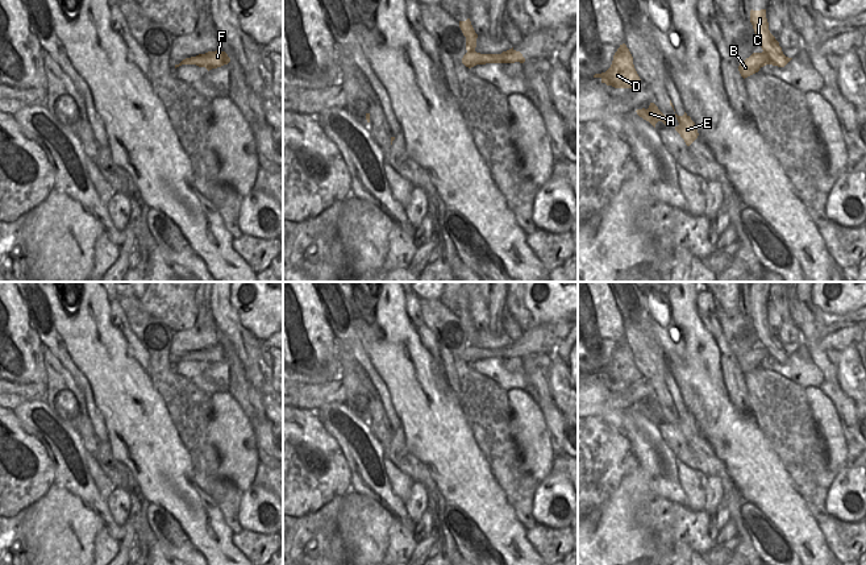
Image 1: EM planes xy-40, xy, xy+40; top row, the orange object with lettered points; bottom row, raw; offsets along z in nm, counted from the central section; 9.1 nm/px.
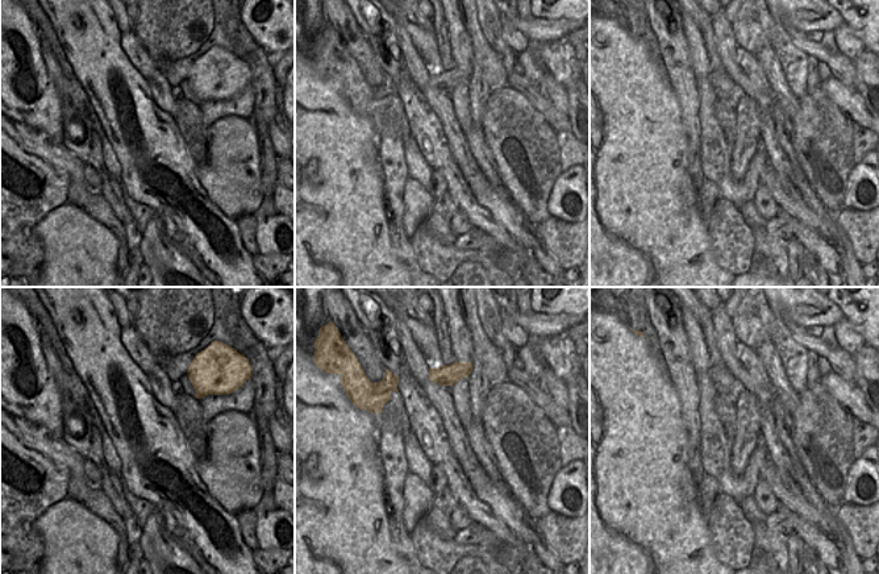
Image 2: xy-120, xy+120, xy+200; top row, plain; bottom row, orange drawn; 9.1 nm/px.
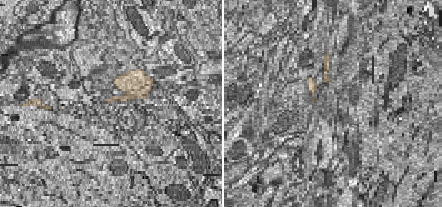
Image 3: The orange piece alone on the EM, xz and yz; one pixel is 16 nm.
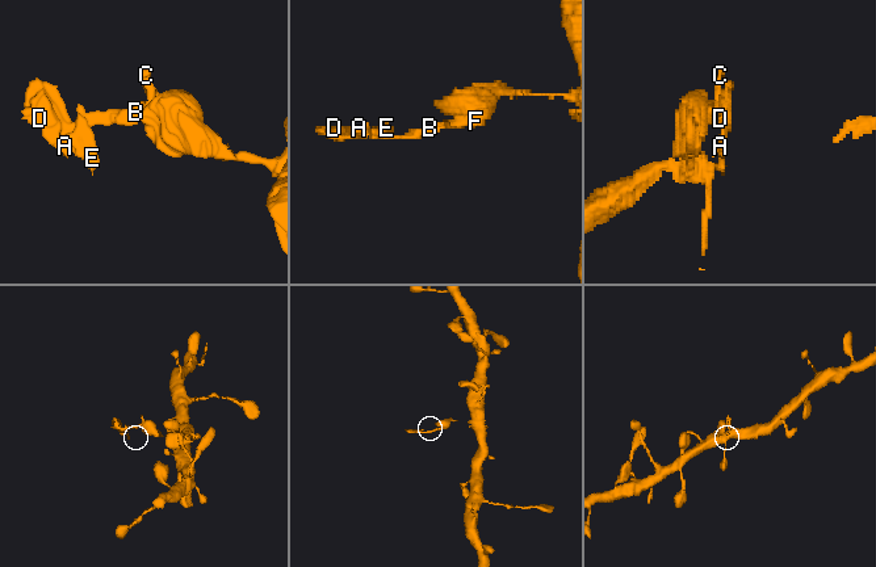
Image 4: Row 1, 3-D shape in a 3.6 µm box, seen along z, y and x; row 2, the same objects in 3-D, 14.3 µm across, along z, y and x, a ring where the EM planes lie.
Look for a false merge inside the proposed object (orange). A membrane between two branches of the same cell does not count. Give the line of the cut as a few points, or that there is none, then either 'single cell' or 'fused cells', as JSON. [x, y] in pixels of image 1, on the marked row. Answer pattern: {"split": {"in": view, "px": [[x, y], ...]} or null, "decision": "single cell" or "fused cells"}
{"split": {"in": "xy+40", "px": [[761, 53], [762, 66]]}, "decision": "fused cells"}

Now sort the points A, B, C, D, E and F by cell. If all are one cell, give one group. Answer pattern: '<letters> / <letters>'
A B D E / C F

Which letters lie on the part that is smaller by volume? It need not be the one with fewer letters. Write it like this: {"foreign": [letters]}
{"foreign": ["A", "B", "D", "E"]}

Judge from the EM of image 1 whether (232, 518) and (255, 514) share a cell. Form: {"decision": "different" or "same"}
{"decision": "different"}

